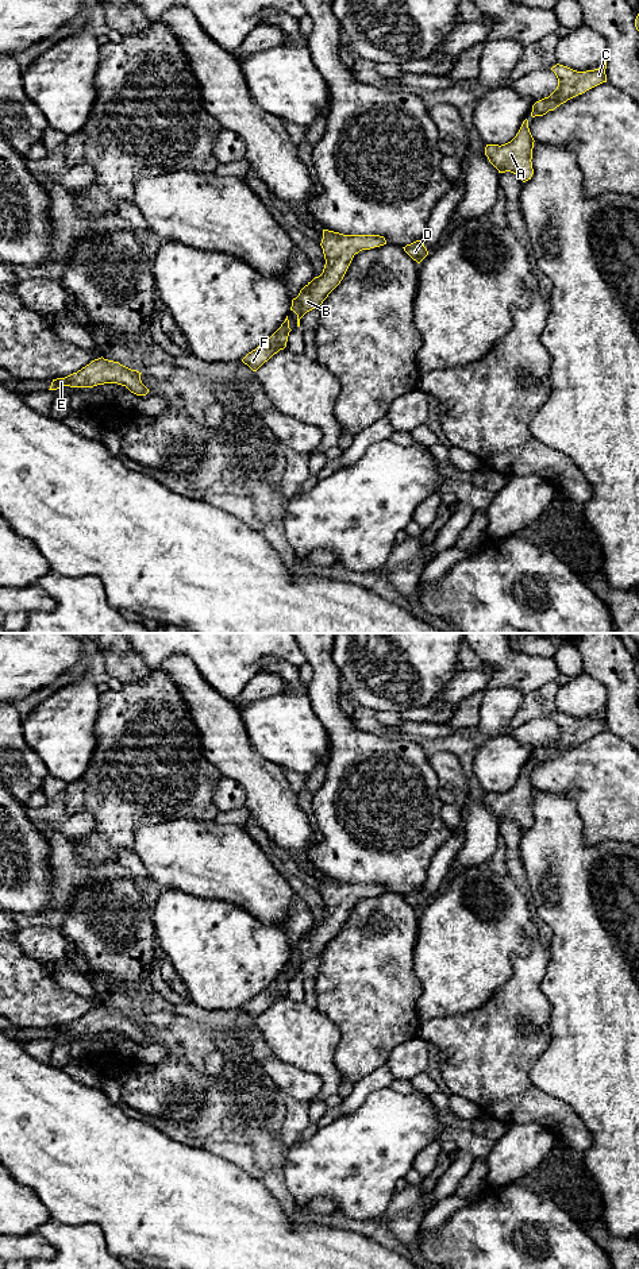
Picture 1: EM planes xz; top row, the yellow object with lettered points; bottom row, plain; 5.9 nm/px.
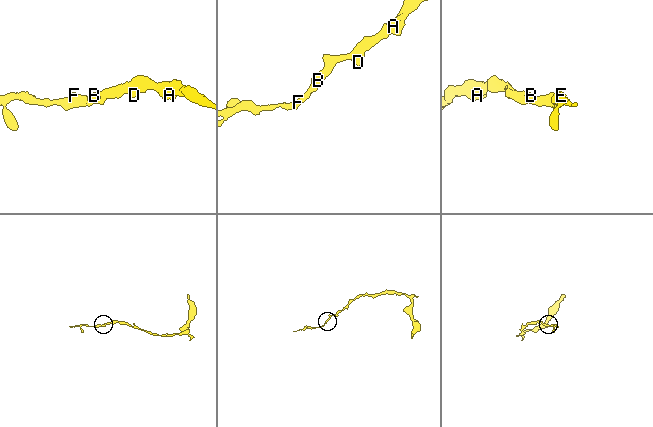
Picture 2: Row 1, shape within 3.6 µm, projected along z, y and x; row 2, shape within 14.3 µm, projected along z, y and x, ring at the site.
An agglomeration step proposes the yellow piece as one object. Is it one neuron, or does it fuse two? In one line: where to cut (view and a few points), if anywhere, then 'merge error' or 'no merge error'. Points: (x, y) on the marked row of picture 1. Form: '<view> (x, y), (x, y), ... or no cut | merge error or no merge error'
no cut | no merge error

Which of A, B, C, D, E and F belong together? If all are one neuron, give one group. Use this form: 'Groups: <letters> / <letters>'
Groups: A B C D E F

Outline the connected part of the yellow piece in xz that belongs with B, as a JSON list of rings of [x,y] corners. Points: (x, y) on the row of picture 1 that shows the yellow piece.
[[[323,230],[320,243],[326,259],[323,273],[308,282],[292,300],[290,310],[297,315],[297,327],[300,327],[300,319],[320,306],[340,284],[355,254],[384,244],[386,240],[380,235],[343,235]]]

